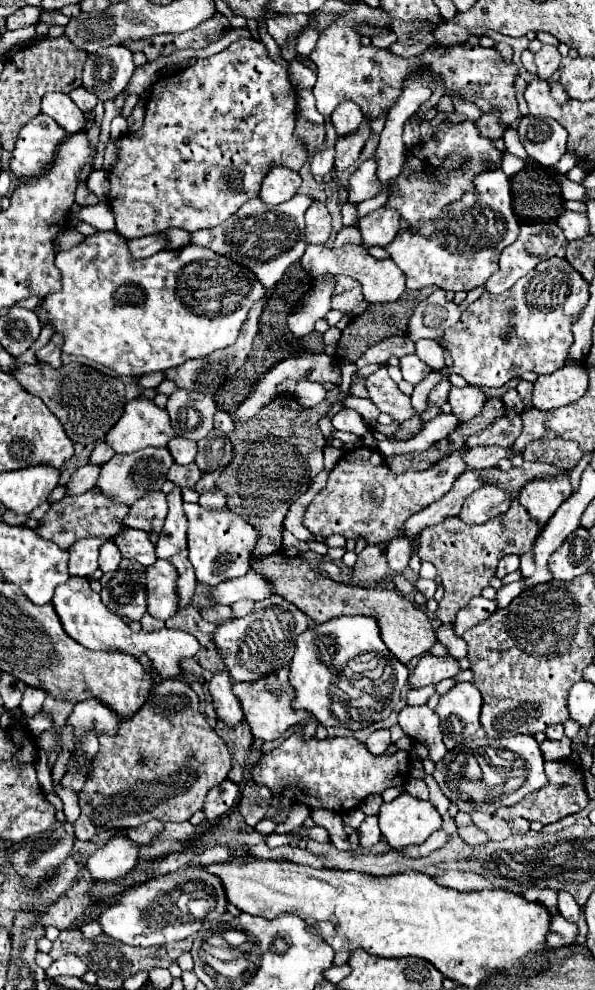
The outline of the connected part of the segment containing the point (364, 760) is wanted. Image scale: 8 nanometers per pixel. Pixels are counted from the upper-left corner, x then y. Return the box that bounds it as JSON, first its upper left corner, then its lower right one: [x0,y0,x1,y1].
[252,728,410,824]

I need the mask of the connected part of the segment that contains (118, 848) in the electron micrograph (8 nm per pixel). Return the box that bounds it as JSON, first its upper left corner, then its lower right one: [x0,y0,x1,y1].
[88,830,138,880]

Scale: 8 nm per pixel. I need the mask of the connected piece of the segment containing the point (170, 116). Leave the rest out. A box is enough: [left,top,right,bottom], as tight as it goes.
[108,40,308,240]

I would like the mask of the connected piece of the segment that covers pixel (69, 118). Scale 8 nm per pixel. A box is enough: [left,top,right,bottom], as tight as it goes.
[42,94,86,134]

